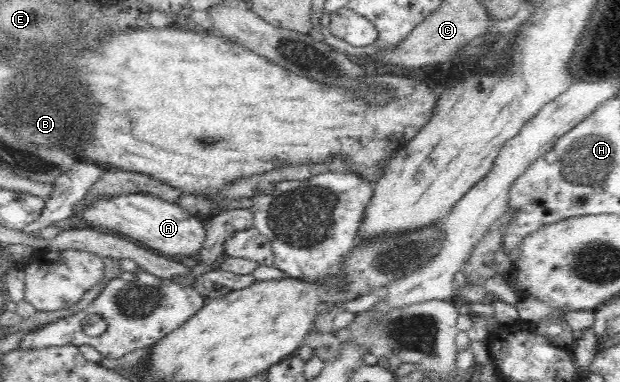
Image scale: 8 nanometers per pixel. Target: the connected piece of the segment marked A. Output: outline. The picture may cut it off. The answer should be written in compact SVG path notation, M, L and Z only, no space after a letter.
M143 193L102 198L77 215L80 217L82 215L89 223L88 228L116 233L131 241L139 241L143 243L143 247L148 247L151 251L157 250L165 257L183 255L183 257L198 259L207 236L205 218L193 217L178 204L168 203Z

